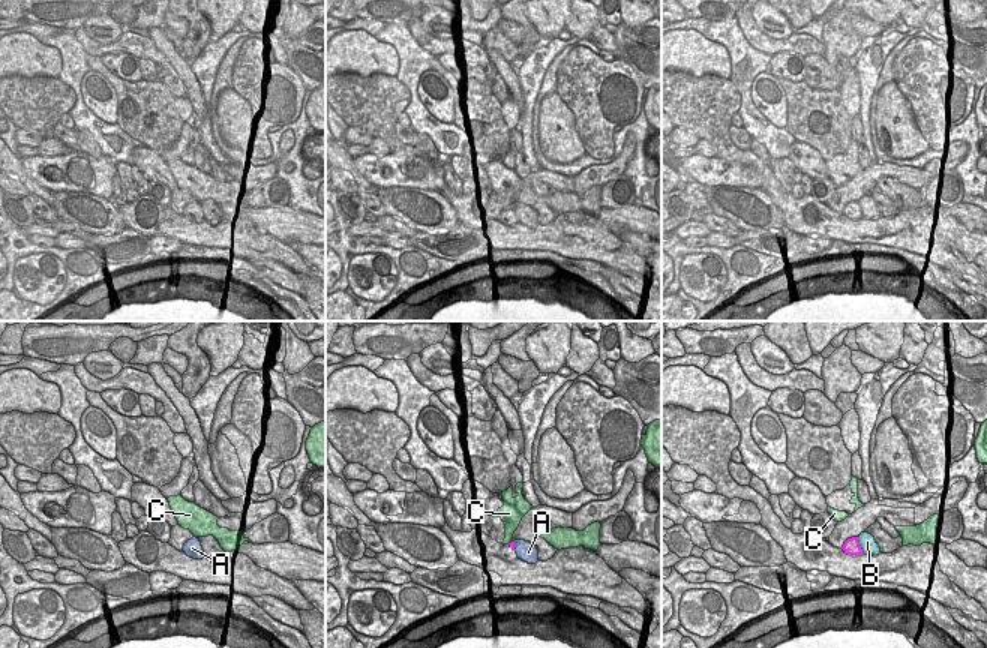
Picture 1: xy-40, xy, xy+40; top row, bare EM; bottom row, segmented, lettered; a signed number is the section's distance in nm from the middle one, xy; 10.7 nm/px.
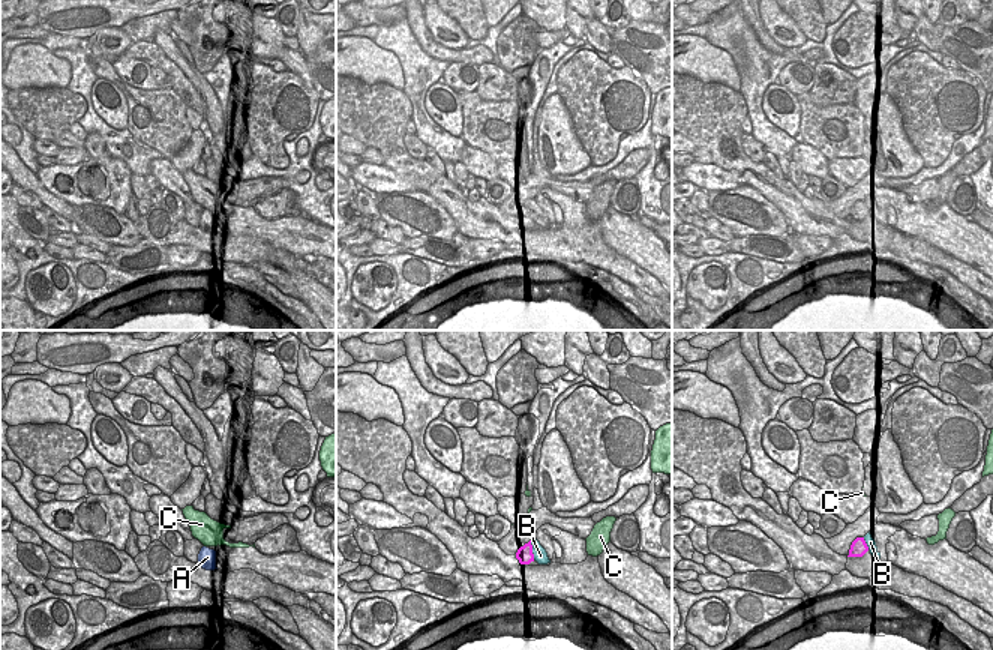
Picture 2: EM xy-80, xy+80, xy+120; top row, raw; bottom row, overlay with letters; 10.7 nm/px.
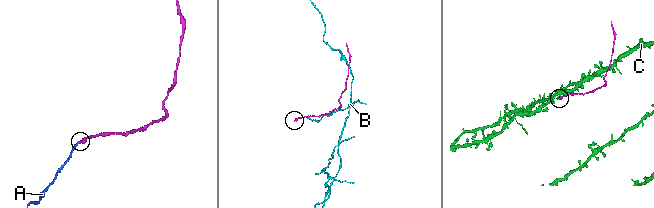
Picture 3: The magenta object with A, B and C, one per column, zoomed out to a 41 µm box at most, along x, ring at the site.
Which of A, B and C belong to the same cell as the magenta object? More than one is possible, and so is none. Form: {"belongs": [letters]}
{"belongs": ["A"]}

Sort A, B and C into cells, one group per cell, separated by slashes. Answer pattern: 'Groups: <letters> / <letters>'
Groups: A / B / C.

